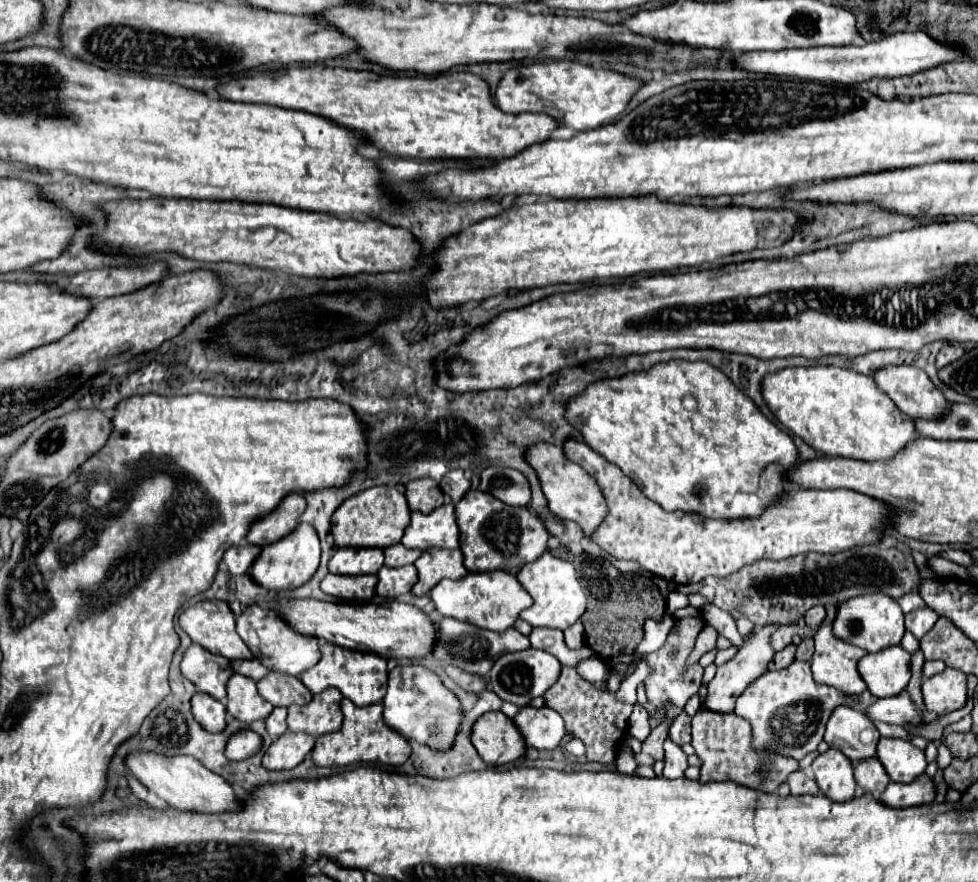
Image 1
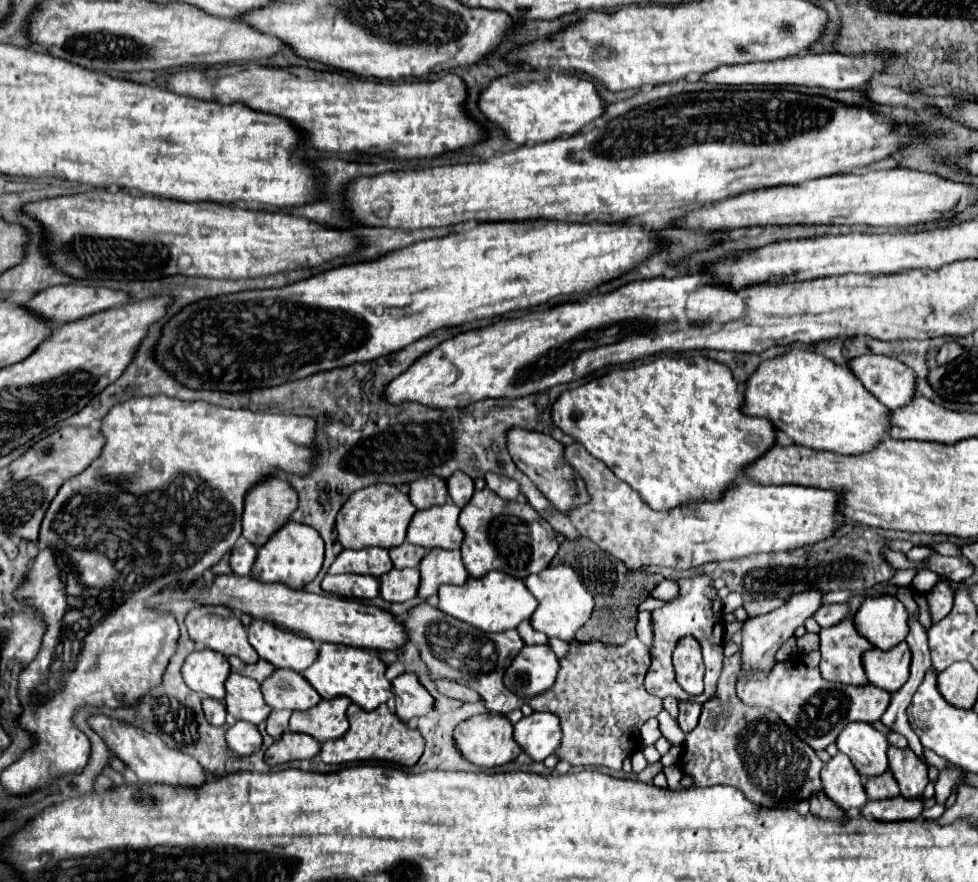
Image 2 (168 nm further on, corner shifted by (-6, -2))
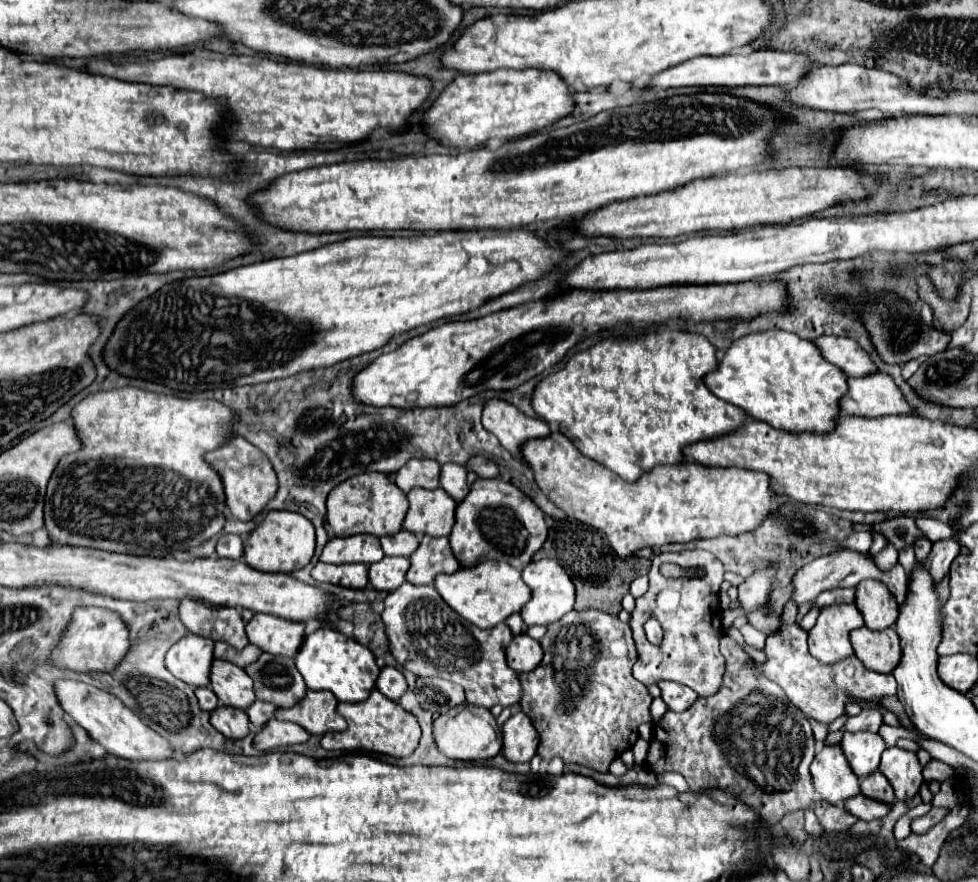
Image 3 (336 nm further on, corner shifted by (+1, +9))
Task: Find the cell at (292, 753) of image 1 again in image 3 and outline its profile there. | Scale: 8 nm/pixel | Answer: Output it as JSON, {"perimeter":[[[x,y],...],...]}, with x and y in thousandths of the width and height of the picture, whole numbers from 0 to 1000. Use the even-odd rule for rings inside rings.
{"perimeter":[[[275,816],[267,830],[259,837],[259,846],[265,853],[273,853],[285,846],[298,846],[298,844],[308,844],[316,839],[316,830],[302,819],[287,819],[287,816]]]}

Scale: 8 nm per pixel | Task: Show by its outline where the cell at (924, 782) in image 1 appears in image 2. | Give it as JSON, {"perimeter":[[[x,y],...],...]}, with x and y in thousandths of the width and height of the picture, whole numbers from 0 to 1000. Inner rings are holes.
{"perimeter":[[[902,906],[902,908],[888,908],[881,915],[883,926],[896,926],[896,931],[930,931],[933,926],[941,926],[943,908],[941,906]]]}

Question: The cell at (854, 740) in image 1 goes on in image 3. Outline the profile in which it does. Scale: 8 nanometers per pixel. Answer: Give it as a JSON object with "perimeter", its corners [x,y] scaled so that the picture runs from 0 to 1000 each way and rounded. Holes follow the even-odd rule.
{"perimeter":[[[862,830],[860,848],[870,873],[880,882],[899,871],[901,853],[907,846],[905,839],[893,830]]]}

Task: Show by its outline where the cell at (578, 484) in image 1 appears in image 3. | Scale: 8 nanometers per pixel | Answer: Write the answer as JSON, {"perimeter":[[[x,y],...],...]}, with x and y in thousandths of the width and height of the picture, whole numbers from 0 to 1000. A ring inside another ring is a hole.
{"perimeter":[[[500,454],[494,465],[494,483],[508,494],[512,506],[529,522],[535,522],[533,510],[539,499],[557,497],[563,492],[561,481],[551,474],[541,474],[516,454]]]}

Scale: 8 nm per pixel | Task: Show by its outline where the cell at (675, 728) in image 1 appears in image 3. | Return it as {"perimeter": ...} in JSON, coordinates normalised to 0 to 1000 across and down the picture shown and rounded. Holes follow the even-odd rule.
{"perimeter":[[[674,773],[672,778],[676,780],[676,791],[682,796],[684,805],[688,807],[704,805],[704,800],[709,800],[709,796],[715,791],[711,782],[704,782],[702,778],[696,778],[690,773]]]}

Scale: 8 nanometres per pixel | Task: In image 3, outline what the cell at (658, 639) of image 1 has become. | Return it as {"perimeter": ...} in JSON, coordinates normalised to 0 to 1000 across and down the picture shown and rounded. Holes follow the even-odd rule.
{"perimeter":[[[586,692],[574,703],[561,707],[553,732],[557,737],[553,753],[545,762],[531,766],[535,780],[533,805],[541,810],[551,830],[549,855],[555,859],[555,864],[561,864],[565,857],[574,857],[576,864],[598,866],[602,871],[619,875],[627,859],[649,844],[649,839],[653,837],[651,825],[657,819],[666,819],[664,800],[668,791],[662,778],[647,769],[651,735],[643,707],[615,692]]]}

